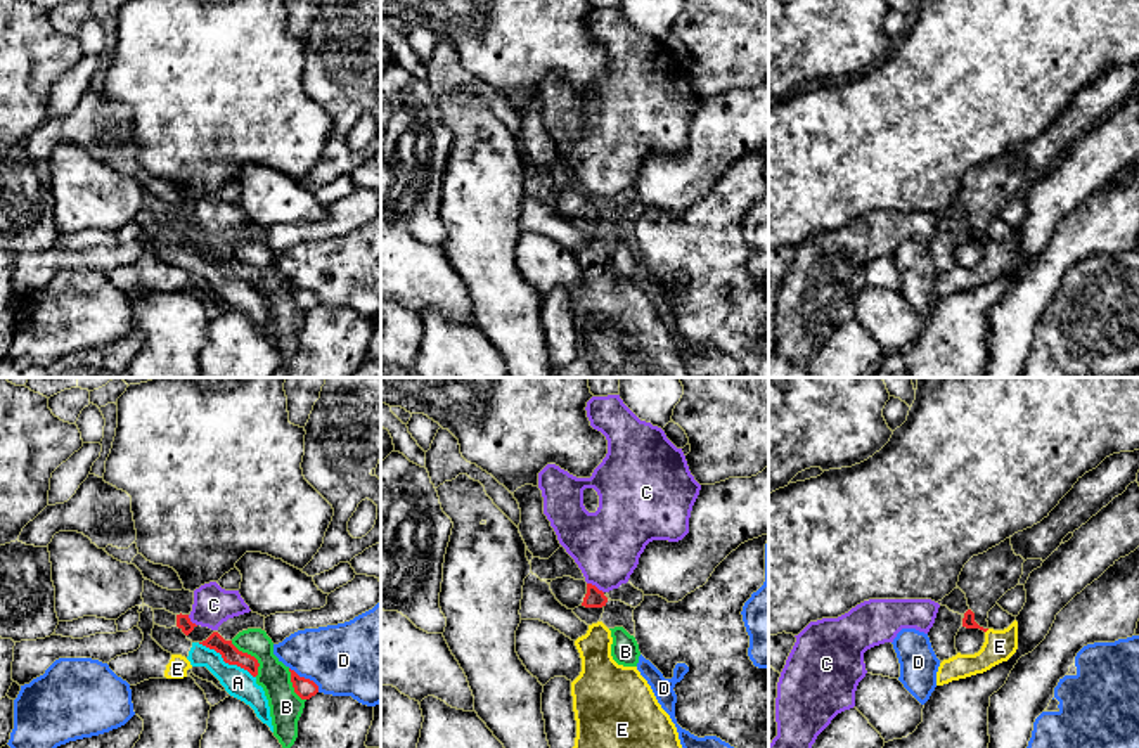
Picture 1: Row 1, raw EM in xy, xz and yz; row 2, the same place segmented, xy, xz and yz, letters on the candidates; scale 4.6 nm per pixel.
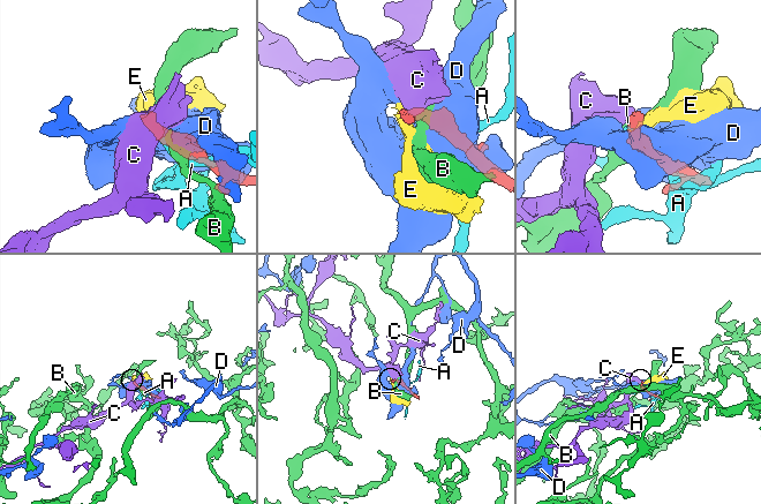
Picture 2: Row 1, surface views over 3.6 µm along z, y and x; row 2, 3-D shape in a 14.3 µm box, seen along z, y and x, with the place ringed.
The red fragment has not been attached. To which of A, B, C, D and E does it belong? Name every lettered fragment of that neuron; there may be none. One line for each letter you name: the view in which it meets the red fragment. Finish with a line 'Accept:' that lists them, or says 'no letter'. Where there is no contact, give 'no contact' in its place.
Accept: no letter

